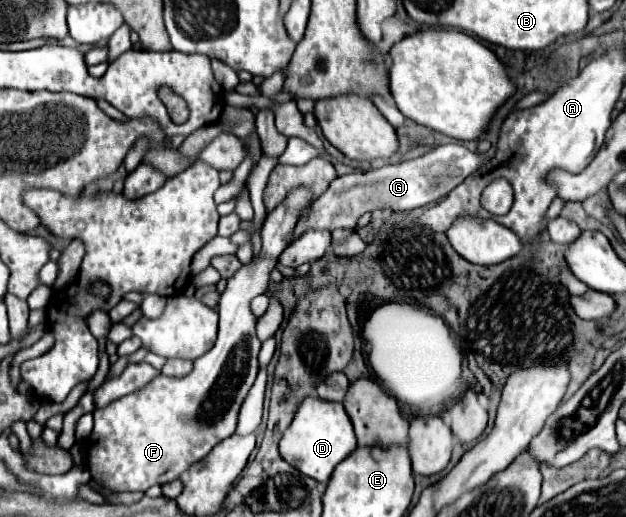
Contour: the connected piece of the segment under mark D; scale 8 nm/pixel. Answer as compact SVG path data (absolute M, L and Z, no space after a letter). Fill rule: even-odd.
M305 398L301 402L291 426L285 430L279 442L281 456L299 472L321 484L329 482L335 466L341 460L345 460L351 452L355 452L355 448L357 448L355 432L343 404L327 402L321 398Z

